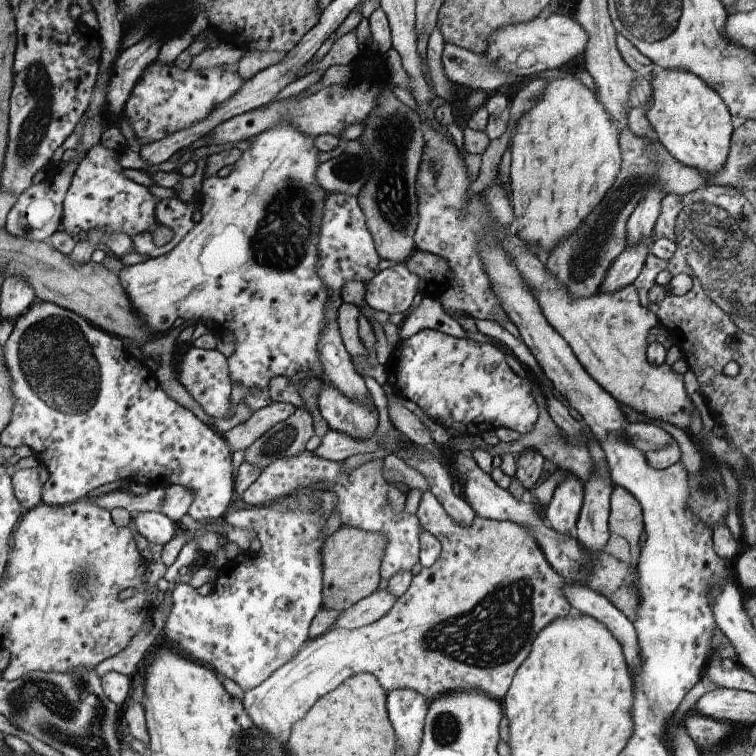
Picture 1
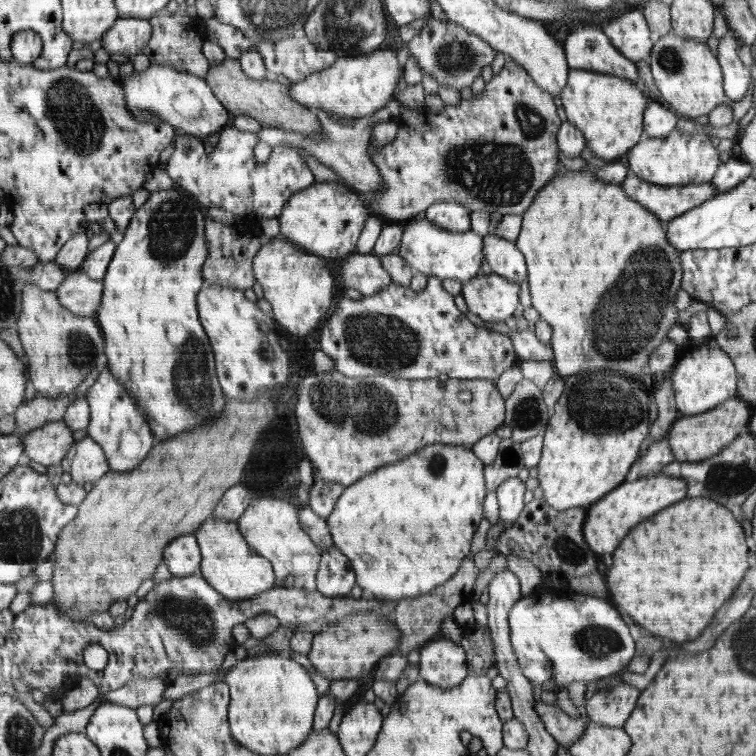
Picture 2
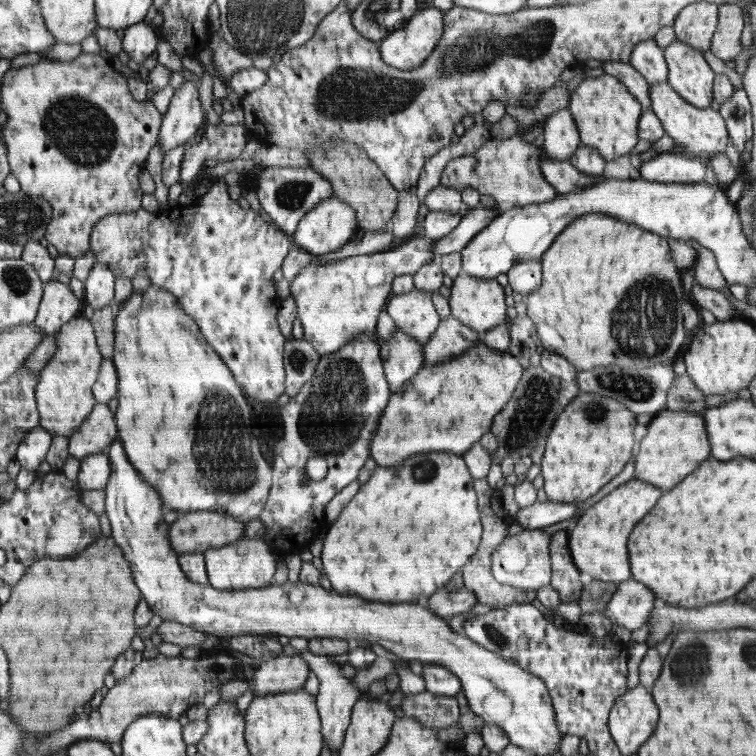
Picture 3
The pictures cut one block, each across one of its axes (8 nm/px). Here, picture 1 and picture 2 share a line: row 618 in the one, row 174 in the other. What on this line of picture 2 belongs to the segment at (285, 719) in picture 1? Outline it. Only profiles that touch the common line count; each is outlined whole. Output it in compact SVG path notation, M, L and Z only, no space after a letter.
M506 57L503 69L498 74L493 75L489 82L485 82L485 87L482 92L479 94L472 93L470 100L460 99L460 102L456 106L446 104L444 110L440 114L434 114L434 116L432 116L432 112L426 111L425 108L420 108L420 110L416 111L410 107L401 105L399 106L399 112L398 117L394 118L394 121L401 126L398 134L396 134L395 140L392 140L386 146L382 146L382 148L369 146L367 150L370 160L378 168L378 173L380 173L382 183L384 183L381 193L375 199L368 200L368 196L366 196L367 204L370 205L370 208L374 210L377 216L380 216L386 222L395 223L400 220L410 220L419 212L424 212L429 206L436 204L438 201L461 203L462 206L468 207L472 212L474 210L483 210L489 213L500 212L503 216L511 214L522 215L544 186L548 185L550 181L553 181L558 174L566 172L566 169L558 164L557 134L558 126L560 126L560 118L556 114L556 104L554 104L550 93L542 90L533 81L533 77L528 73L528 70L525 70L524 66L521 66L521 63L514 62L513 58Z

